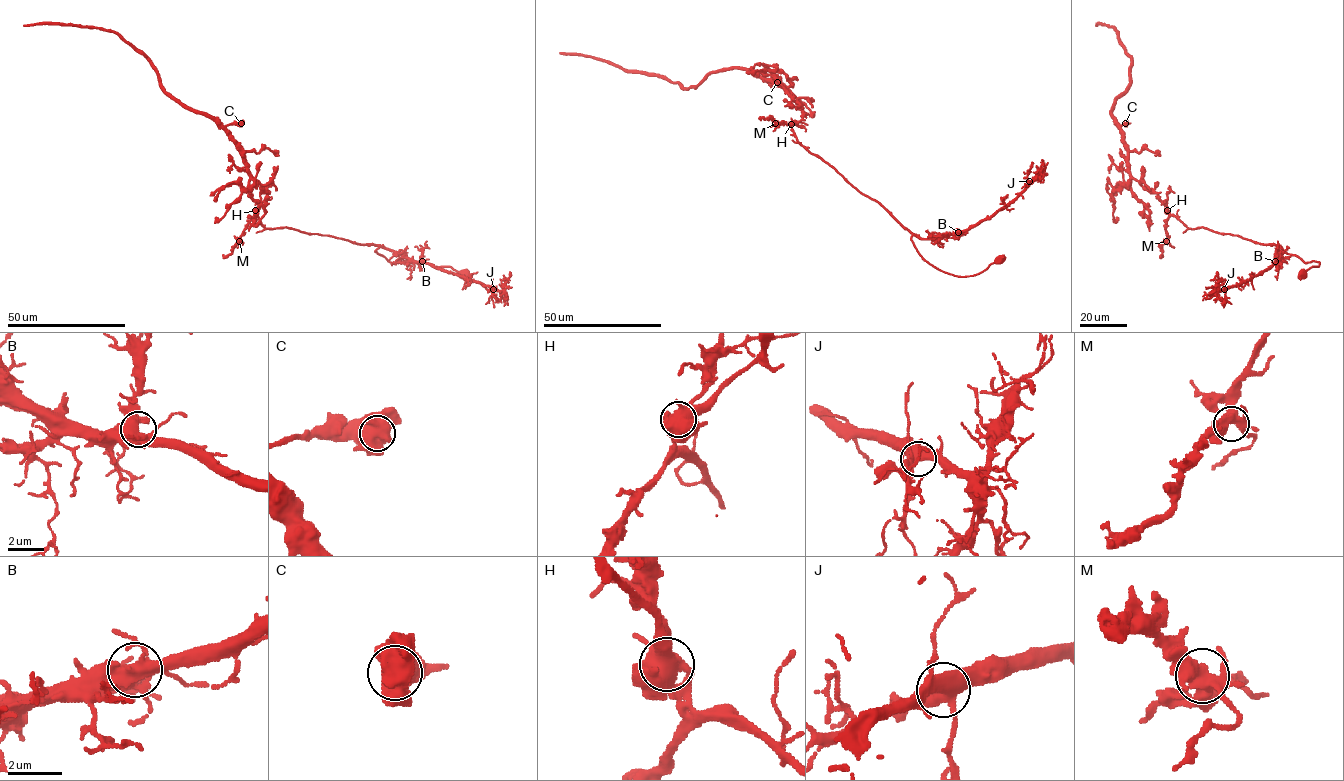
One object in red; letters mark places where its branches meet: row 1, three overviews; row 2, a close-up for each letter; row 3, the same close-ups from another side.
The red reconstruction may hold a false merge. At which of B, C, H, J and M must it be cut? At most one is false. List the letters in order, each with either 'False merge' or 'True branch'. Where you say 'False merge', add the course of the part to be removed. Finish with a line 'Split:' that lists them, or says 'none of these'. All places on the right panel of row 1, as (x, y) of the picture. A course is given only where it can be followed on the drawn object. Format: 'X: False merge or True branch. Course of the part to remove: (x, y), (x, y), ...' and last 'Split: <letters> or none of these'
B: True branch
C: True branch
H: False merge. Course of the part to remove: (1167, 211), (1188, 228), (1204, 227), (1281, 249), (1270, 267), (1248, 280), (1219, 291), (1216, 275)
J: True branch
M: True branch
Split: H

